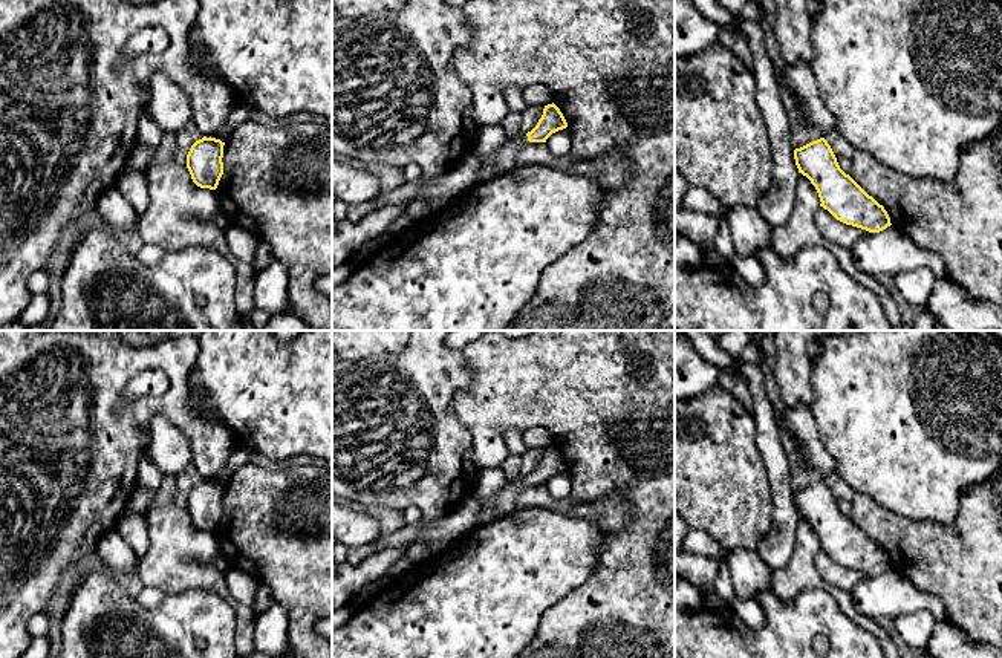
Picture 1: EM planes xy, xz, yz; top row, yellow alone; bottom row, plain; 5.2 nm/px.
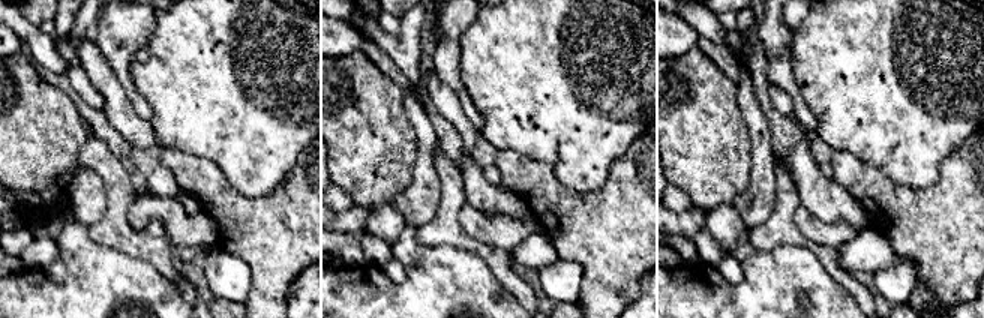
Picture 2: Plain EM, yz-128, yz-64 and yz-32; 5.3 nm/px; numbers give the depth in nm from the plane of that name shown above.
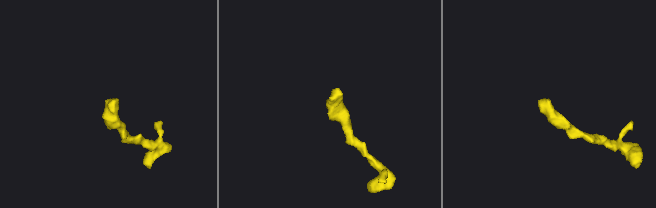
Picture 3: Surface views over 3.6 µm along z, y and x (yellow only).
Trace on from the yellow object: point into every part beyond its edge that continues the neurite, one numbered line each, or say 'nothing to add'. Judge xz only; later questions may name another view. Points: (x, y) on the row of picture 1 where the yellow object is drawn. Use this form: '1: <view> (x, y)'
1: xz (505, 158)

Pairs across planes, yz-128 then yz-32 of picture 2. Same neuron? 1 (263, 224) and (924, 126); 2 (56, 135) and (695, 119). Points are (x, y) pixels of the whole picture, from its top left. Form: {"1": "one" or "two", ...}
{"1": "two", "2": "one"}

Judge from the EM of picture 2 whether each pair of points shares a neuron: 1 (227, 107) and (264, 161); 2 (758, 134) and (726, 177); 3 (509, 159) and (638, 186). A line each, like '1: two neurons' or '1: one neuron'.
1: one neuron
2: two neurons
3: one neuron

